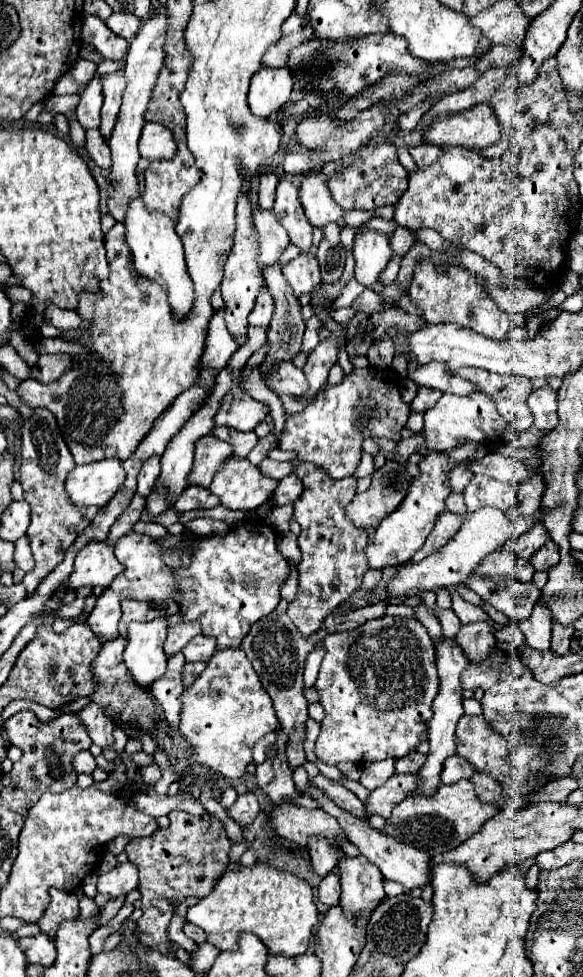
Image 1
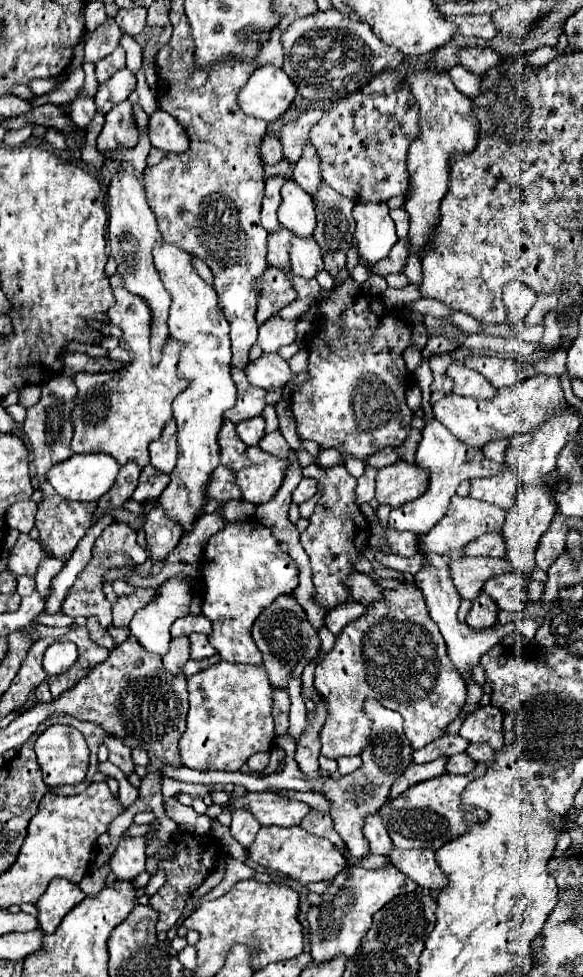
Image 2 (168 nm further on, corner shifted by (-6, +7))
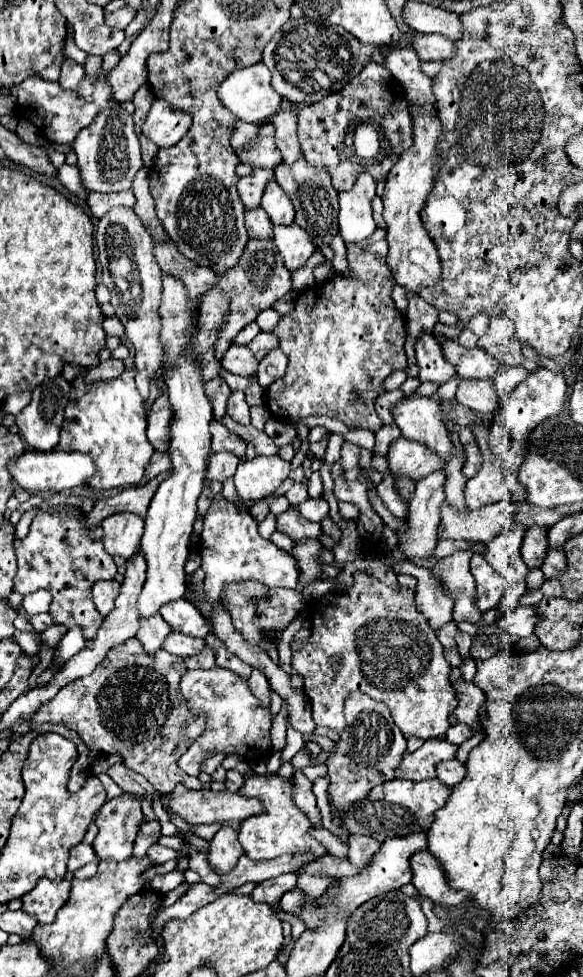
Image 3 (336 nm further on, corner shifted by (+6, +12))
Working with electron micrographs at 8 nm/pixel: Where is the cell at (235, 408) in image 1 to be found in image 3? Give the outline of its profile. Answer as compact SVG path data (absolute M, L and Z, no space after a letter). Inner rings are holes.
M212 379L206 383L206 393L212 399L212 409L214 409L214 417L222 419L226 413L226 405L228 405L228 397L232 395L232 389L220 379Z

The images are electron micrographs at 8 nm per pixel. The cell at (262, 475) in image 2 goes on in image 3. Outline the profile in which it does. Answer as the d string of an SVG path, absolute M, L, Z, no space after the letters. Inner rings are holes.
M256 455L254 459L242 461L234 475L234 485L240 501L258 501L274 493L280 483L288 477L290 463L282 461L278 455L264 457Z

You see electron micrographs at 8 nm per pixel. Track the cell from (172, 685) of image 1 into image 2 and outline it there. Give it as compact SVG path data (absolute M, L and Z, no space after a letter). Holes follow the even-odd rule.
M188 636L172 638L168 652L162 656L164 668L166 668L168 672L178 672L188 658L190 658L190 656L188 656Z

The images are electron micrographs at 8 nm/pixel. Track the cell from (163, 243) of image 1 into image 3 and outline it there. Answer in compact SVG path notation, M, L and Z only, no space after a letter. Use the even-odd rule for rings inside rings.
M162 273L162 303L160 303L160 343L164 347L164 381L168 387L168 401L170 401L170 441L168 441L168 455L172 459L170 475L158 485L148 515L144 517L144 537L142 549L148 561L148 577L144 589L138 597L138 615L152 617L164 603L184 597L186 593L186 571L184 565L188 561L190 549L190 535L192 525L198 515L196 501L204 489L204 475L206 463L212 445L212 433L208 429L212 419L212 401L204 391L202 379L202 361L196 359L192 353L196 335L200 333L200 319L198 309L192 303L184 283L174 275Z

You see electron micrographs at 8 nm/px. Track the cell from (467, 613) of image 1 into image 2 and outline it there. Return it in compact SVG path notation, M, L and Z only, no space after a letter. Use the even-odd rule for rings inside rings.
M310 464L302 470L302 474L306 478L315 478L316 482L320 482L324 486L324 494L322 494L320 502L316 504L316 510L310 518L310 526L300 534L300 544L306 550L306 554L310 556L310 564L312 564L312 572L314 572L312 580L316 586L316 602L322 608L330 610L348 600L348 588L344 586L344 580L354 572L352 560L356 560L362 554L362 550L369 549L376 560L382 562L384 566L394 568L398 572L408 572L412 576L424 566L424 562L418 554L414 554L410 558L402 558L402 556L384 554L380 549L366 544L368 542L368 532L366 532L368 522L354 502L356 478L352 474L348 474L344 464L334 466L334 468L320 468L320 466Z

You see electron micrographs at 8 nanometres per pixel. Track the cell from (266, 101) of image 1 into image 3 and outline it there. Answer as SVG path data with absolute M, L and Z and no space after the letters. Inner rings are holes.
M256 63L256 65L244 67L244 69L232 71L222 81L222 85L218 89L218 97L220 97L222 105L232 111L232 115L236 115L240 121L250 121L250 123L262 123L268 117L272 117L274 113L278 113L280 101L282 101L282 97L270 85L270 71L268 71L268 67L264 67L264 63Z

